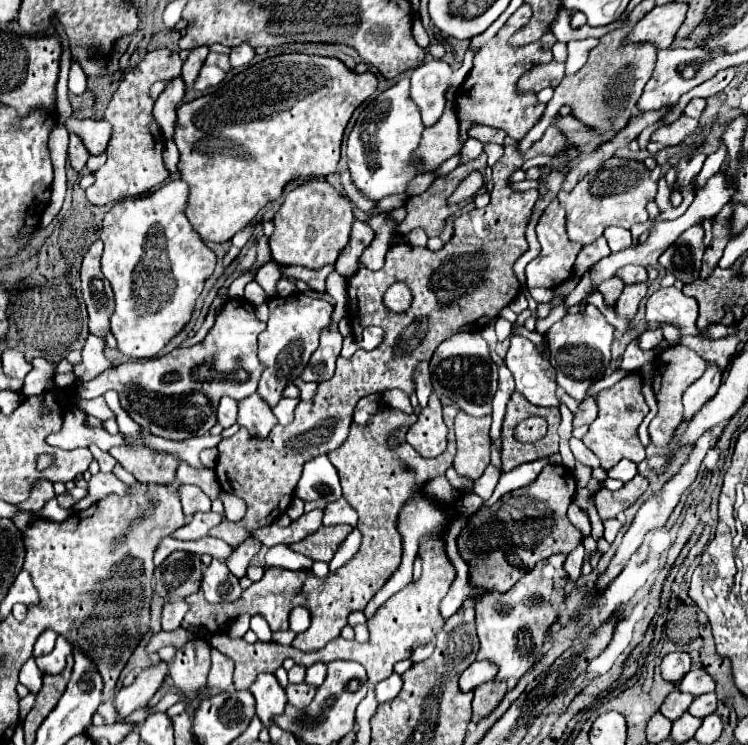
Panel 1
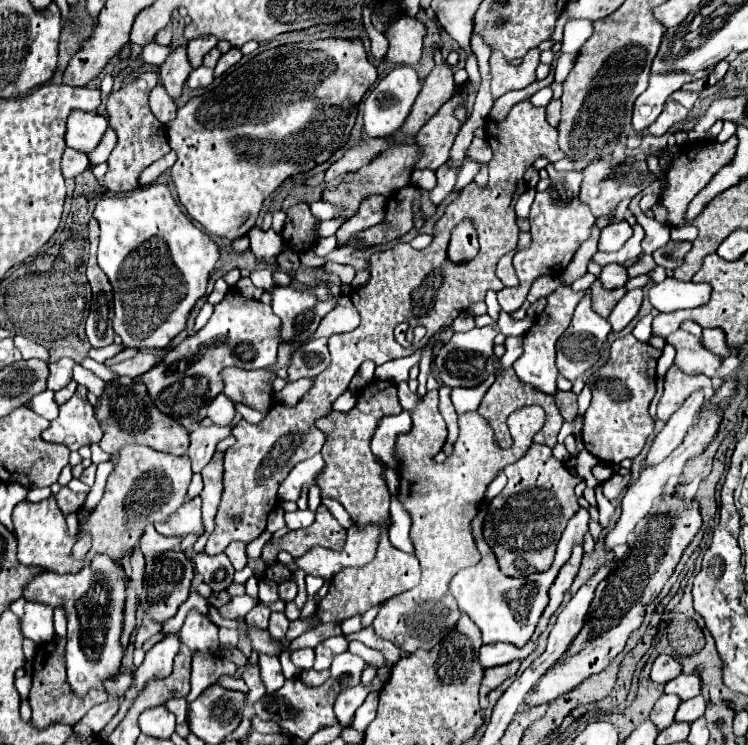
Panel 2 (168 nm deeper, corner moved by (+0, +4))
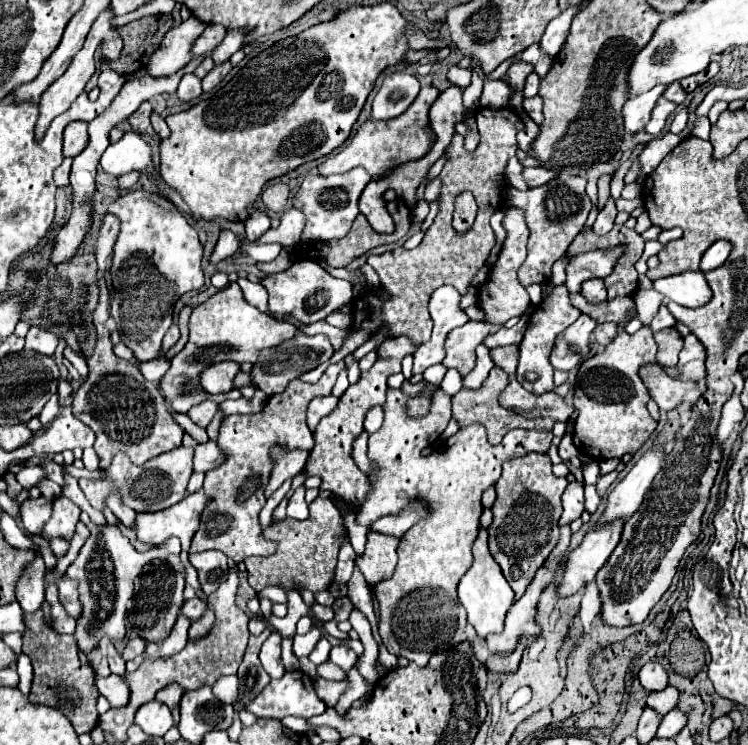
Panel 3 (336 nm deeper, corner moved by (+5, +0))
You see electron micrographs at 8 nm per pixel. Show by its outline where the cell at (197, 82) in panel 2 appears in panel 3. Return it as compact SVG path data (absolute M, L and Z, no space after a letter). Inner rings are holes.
M185 74L177 88L179 100L189 102L189 100L195 100L199 94L201 94L201 80L195 74Z

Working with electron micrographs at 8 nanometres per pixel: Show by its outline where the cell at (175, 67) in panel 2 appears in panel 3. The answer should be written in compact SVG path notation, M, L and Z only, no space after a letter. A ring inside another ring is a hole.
M189 16L179 26L173 26L163 36L163 42L157 48L157 52L151 56L147 64L147 72L151 76L167 76L183 68L191 60L193 56L191 48L205 28L207 24L195 16Z

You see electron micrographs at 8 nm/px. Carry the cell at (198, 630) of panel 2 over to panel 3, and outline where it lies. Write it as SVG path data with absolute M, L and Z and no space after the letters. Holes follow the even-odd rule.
M195 596L195 598L191 598L191 600L185 600L181 612L183 612L187 618L191 618L191 620L199 620L199 618L203 616L205 608L207 608L207 600Z

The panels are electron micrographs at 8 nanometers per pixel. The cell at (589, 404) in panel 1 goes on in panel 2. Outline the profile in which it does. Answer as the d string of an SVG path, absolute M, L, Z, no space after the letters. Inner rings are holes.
M558 390L554 398L556 398L556 404L558 404L564 420L570 422L570 424L574 424L576 416L578 416L578 402L576 402L578 396L574 392L560 392Z

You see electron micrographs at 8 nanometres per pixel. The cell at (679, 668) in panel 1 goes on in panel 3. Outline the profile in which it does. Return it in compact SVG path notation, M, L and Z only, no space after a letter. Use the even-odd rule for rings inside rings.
M649 662L649 664L645 664L645 666L639 670L637 678L639 678L639 684L641 684L645 690L649 690L649 692L653 692L653 690L663 690L663 688L667 686L667 672L663 670L663 666L661 666L659 662Z

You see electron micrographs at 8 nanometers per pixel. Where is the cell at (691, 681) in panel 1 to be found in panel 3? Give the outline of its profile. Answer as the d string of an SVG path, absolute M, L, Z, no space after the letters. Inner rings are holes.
M667 686L665 690L659 690L659 692L651 692L647 696L647 708L653 708L661 716L673 710L677 702L679 702L679 692L675 692L673 686Z

